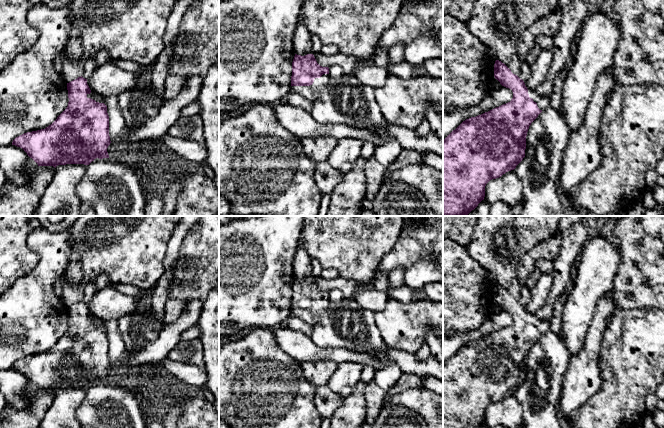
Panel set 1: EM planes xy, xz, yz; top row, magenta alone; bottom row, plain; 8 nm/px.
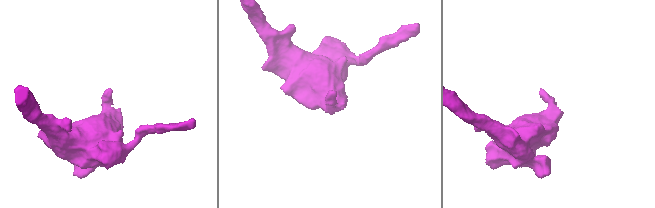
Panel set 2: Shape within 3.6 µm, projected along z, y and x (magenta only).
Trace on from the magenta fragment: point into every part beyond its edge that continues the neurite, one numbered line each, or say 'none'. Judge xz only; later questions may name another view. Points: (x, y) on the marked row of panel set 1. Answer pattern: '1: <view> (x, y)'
1: xz (311, 92)

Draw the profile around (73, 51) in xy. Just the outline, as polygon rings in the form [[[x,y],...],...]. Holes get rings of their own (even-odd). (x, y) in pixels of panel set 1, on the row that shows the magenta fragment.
[[[79,38],[69,39],[65,48],[67,58],[79,61],[83,55],[83,48]]]

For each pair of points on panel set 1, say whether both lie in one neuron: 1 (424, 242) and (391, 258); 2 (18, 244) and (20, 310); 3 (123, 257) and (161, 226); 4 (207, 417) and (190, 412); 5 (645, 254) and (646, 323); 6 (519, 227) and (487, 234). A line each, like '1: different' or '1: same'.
1: same
2: different
3: same
4: same
5: different
6: same

